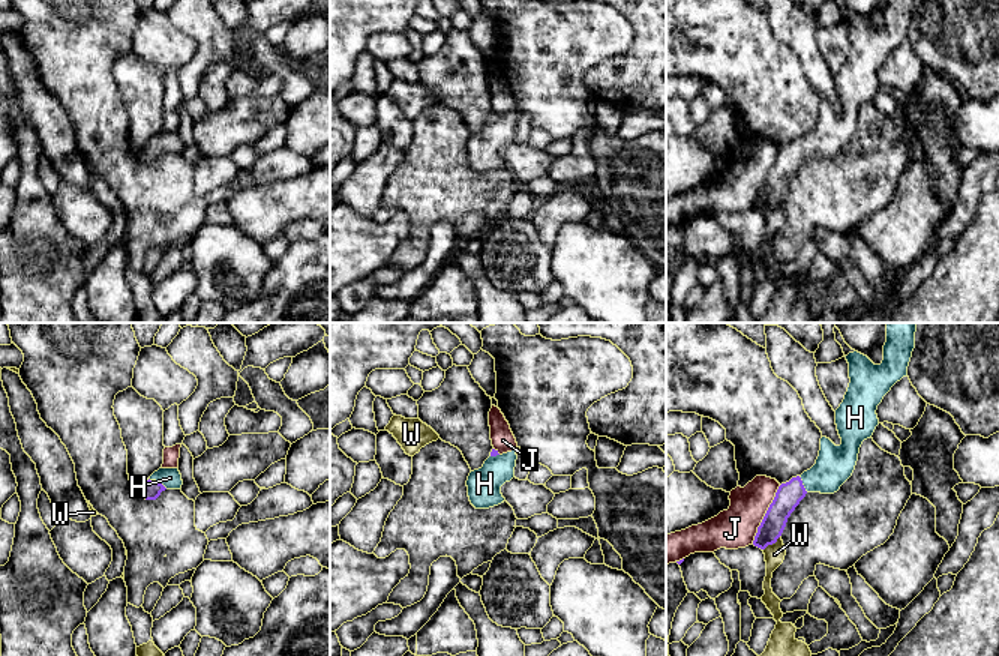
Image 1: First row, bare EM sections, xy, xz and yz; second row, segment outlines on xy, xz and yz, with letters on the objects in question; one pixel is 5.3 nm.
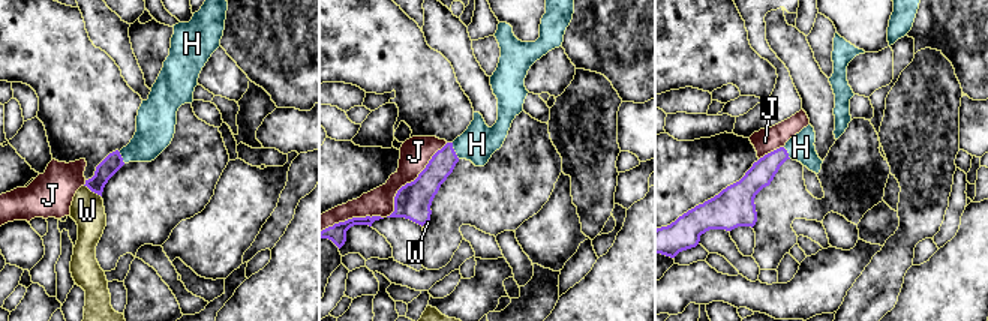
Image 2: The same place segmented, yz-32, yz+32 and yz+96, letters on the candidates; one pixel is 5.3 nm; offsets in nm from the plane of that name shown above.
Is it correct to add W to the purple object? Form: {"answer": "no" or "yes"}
{"answer": "no"}

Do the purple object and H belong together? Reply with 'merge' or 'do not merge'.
merge

